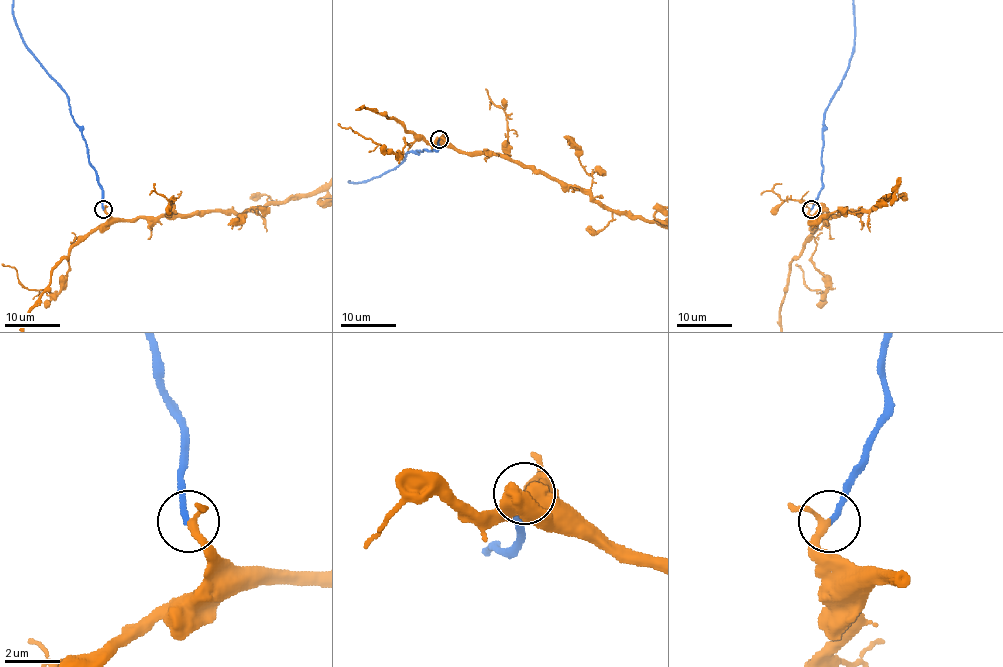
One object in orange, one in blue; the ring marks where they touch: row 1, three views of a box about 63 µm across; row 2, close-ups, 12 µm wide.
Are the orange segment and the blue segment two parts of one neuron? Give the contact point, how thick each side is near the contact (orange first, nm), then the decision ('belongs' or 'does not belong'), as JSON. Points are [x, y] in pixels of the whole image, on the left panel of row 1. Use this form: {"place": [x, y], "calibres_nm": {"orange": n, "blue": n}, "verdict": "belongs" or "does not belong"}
{"place": [103, 209], "calibres_nm": {"orange": 220, "blue": 200}, "verdict": "belongs"}

